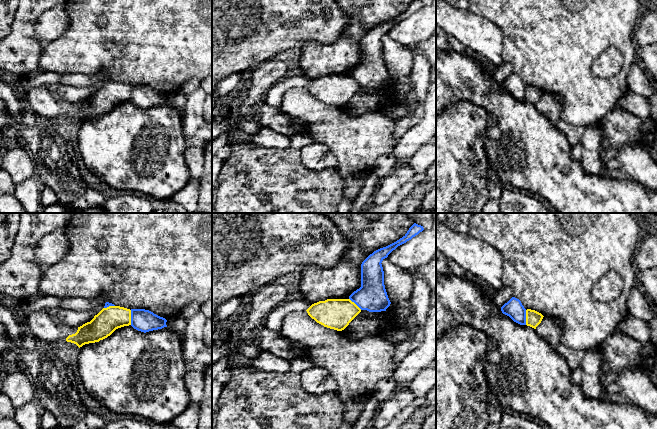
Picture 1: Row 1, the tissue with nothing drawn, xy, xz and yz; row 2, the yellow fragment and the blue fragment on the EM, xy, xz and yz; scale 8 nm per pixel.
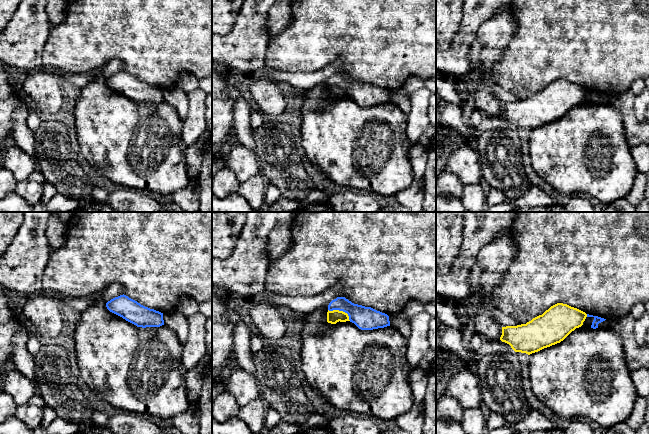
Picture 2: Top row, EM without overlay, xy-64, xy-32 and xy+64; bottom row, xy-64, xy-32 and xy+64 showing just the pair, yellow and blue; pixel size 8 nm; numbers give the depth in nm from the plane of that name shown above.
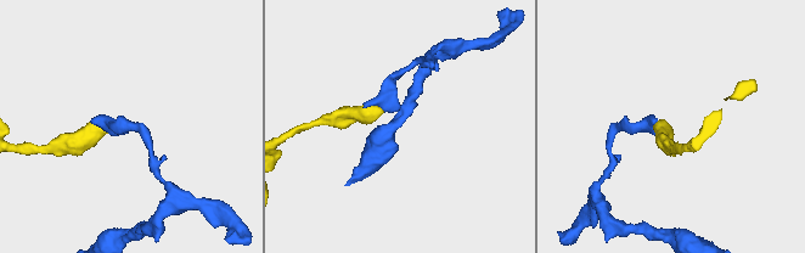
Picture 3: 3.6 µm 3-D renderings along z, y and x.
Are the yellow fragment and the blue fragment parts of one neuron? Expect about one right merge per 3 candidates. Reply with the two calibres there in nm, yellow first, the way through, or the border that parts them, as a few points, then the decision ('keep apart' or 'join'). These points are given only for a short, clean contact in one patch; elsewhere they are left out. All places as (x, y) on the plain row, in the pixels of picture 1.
200/180 nm | along xy (130, 86), (131, 100) | keep apart

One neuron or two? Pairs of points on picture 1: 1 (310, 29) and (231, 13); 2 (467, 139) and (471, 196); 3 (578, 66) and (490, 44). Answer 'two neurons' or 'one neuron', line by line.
1: one neuron
2: one neuron
3: two neurons

